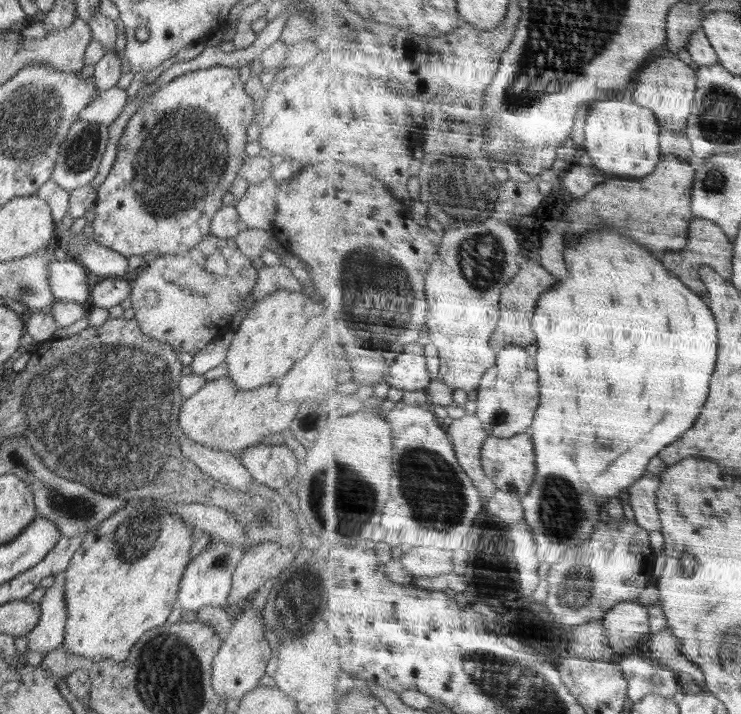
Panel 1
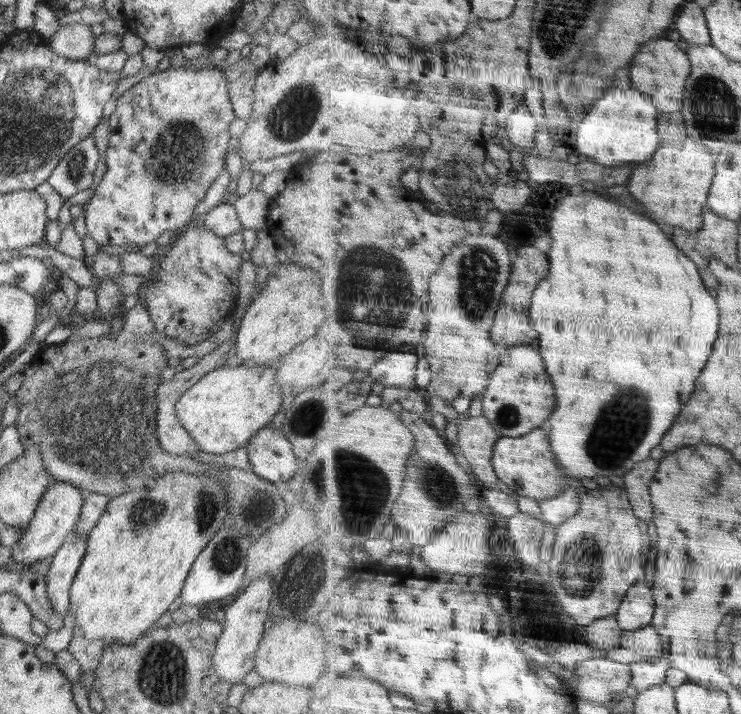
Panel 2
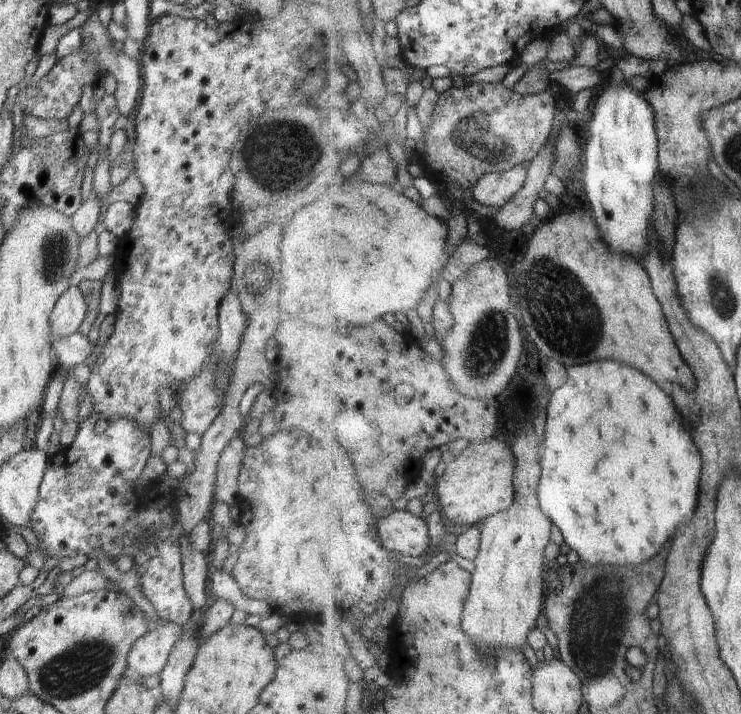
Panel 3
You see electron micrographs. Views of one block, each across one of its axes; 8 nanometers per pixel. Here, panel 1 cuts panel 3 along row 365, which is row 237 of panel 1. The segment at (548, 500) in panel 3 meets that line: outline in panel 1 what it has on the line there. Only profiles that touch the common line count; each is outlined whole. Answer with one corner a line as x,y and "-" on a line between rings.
594,232
582,238
576,246
568,248
566,260
568,260
570,278
566,278
564,284
556,286
556,290
540,298
538,311
533,319
535,332
537,335
540,334
540,342
538,342
540,354
537,362
542,376
540,390
544,402
540,404
540,414
536,414
536,426
528,429
536,440
535,452
540,462
539,472
536,473
536,484
532,485
530,493
523,499
525,519
534,530
539,557
551,566
560,562
568,554
568,550
574,550
592,538
592,534
595,534
601,522
600,512
602,506
606,505
607,499
619,497
626,488
630,489
641,477
648,475
648,466
652,458
658,457
660,452
663,453
670,444
678,442
688,430
694,428
706,402
710,400
710,382
714,378
718,352
720,352
718,322
712,308
696,292
692,292
680,278
676,278
656,256
648,254
648,250
638,242
614,232

